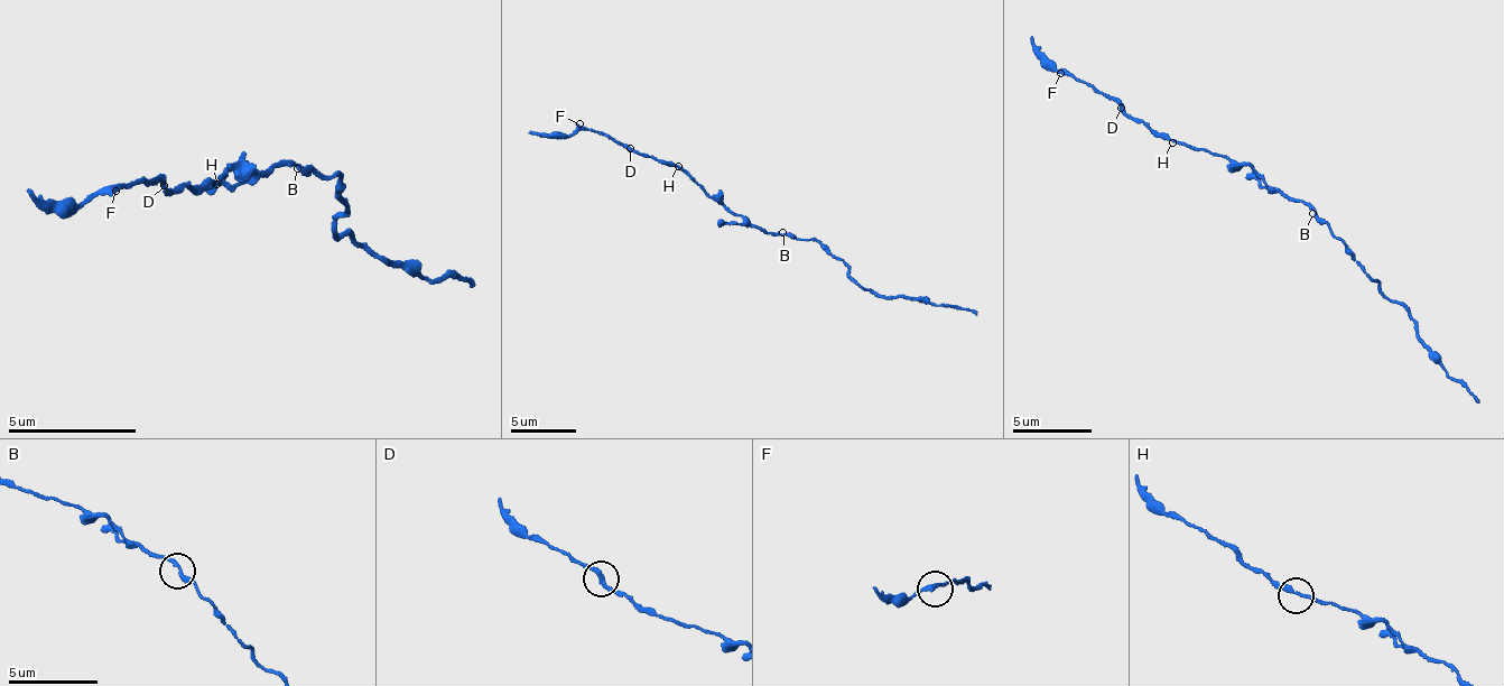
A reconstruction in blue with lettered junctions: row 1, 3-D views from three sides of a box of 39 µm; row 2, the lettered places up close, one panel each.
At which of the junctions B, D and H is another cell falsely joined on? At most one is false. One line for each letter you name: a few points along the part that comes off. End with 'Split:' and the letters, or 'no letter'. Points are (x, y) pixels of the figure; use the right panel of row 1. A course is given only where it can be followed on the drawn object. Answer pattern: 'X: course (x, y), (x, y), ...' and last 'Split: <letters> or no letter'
Split: no letter

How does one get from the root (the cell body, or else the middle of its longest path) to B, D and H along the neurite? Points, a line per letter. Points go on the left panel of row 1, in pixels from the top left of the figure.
B: (256, 174), (269, 174), (274, 166), (291, 164), (297, 168)
D: (256, 174), (242, 161), (238, 169), (233, 165), (222, 178), (217, 174), (204, 191), (167, 189), (163, 185)
H: (256, 174), (242, 161), (238, 169), (229, 167), (232, 169), (225, 181), (221, 176), (216, 184)

